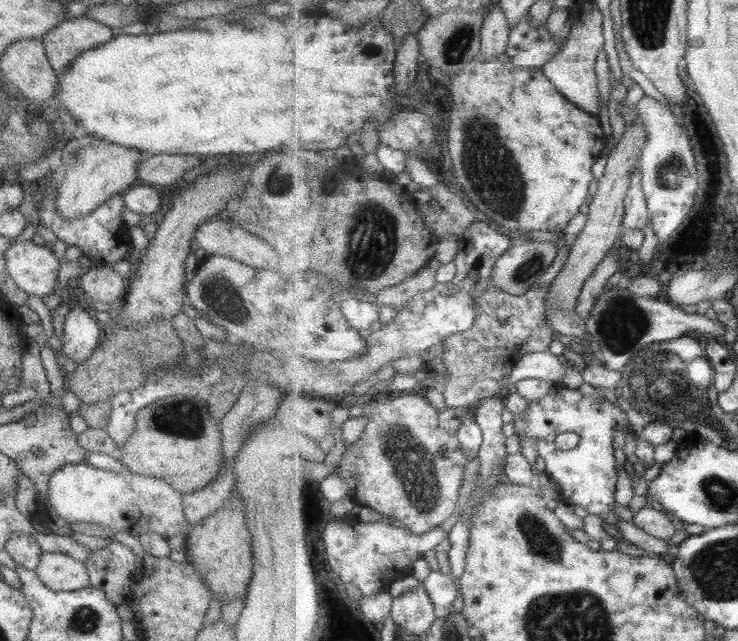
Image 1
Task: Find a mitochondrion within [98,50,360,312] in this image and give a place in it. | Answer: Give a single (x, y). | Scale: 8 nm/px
(280, 180)

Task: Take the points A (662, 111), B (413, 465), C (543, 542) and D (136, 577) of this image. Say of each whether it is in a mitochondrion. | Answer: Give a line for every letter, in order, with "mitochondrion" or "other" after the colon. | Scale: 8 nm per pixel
A: other
B: mitochondrion
C: mitochondrion
D: other

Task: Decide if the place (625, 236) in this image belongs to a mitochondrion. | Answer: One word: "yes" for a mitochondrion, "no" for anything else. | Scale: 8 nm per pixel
no

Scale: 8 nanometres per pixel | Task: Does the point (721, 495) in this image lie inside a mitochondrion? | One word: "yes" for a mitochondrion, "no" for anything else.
yes

